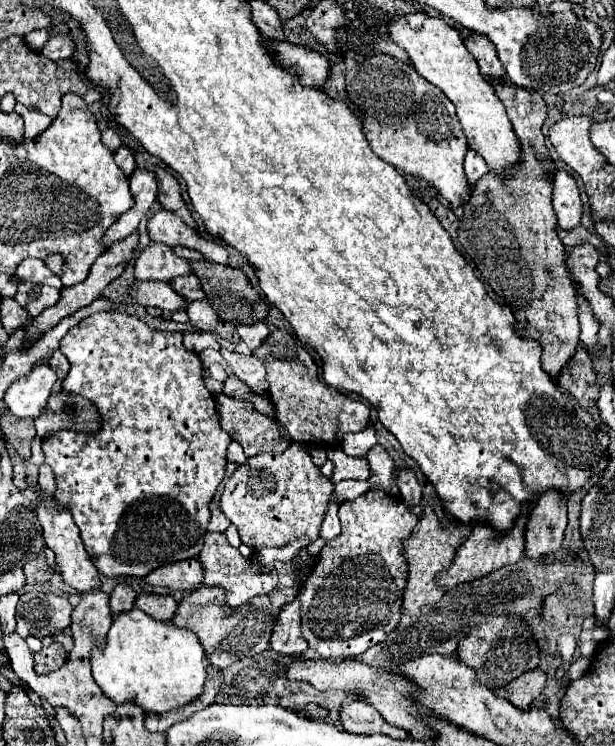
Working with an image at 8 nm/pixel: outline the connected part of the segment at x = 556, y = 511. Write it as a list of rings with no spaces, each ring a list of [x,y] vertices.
[[[560,489],[542,493],[530,511],[526,525],[526,549],[524,553],[538,559],[550,551],[556,551],[564,539],[566,529],[566,495]]]

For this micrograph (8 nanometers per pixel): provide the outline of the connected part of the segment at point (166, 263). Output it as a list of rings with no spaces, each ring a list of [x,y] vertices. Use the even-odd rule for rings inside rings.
[[[150,243],[144,251],[140,251],[134,263],[134,275],[140,281],[170,281],[188,273],[192,273],[188,261],[174,255],[174,251],[164,243]]]

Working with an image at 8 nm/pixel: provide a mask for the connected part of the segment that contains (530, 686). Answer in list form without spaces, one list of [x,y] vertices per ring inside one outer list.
[[[536,667],[536,669],[530,669],[524,675],[520,675],[506,687],[494,689],[494,693],[508,699],[510,703],[514,703],[520,709],[528,709],[530,703],[542,693],[544,683],[546,683],[546,673],[540,667]]]

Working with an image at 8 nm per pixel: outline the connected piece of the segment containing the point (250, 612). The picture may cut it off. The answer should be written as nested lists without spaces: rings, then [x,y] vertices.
[[[308,547],[300,549],[300,553],[292,561],[275,562],[273,566],[279,577],[276,588],[268,594],[253,597],[250,603],[246,603],[238,609],[228,607],[226,591],[222,587],[218,587],[218,585],[216,587],[200,587],[180,601],[172,623],[196,633],[196,637],[200,639],[210,663],[214,667],[224,669],[224,667],[236,663],[238,659],[244,659],[248,655],[256,655],[256,653],[270,647],[270,635],[272,635],[272,629],[276,625],[276,617],[278,617],[280,609],[284,609],[286,603],[294,601],[298,591],[300,591],[296,587],[298,577],[300,577],[296,573],[296,569],[310,573],[316,567],[316,563],[318,563],[318,555],[312,555],[308,551]]]

